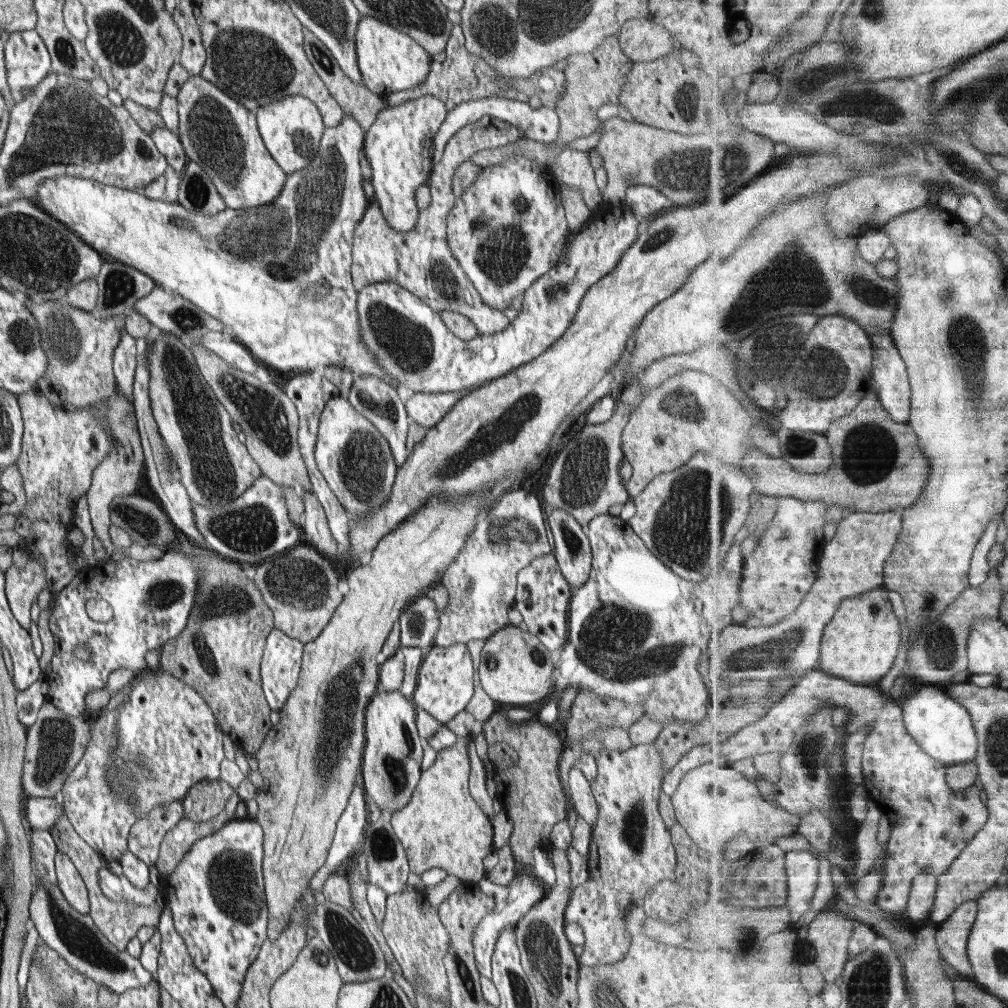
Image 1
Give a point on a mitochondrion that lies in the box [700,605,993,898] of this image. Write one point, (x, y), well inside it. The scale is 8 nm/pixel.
(810, 751)

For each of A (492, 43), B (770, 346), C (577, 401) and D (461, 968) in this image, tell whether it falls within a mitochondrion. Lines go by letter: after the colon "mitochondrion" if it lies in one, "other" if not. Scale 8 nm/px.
A: mitochondrion
B: mitochondrion
C: other
D: mitochondrion

